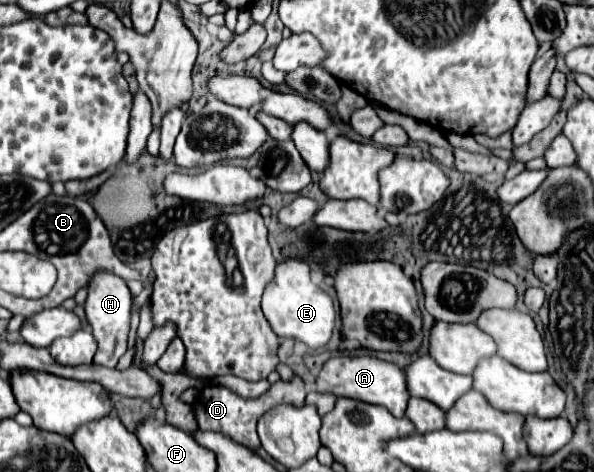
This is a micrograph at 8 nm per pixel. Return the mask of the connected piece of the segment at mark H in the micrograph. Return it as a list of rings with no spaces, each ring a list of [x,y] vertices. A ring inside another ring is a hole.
[[[95,271],[87,283],[85,313],[93,329],[93,337],[99,343],[95,363],[103,367],[115,367],[119,357],[127,351],[127,335],[129,335],[129,321],[131,321],[131,293],[127,283],[121,277],[115,277],[113,273]]]

